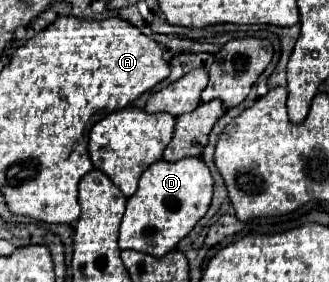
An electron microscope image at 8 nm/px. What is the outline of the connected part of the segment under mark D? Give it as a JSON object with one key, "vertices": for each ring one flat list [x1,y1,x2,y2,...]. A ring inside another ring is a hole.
{"vertices":[[201,157,181,161,155,161,139,179,139,189,127,199,127,209,119,227,119,247,163,257,195,227,207,213,213,197,213,179]]}

